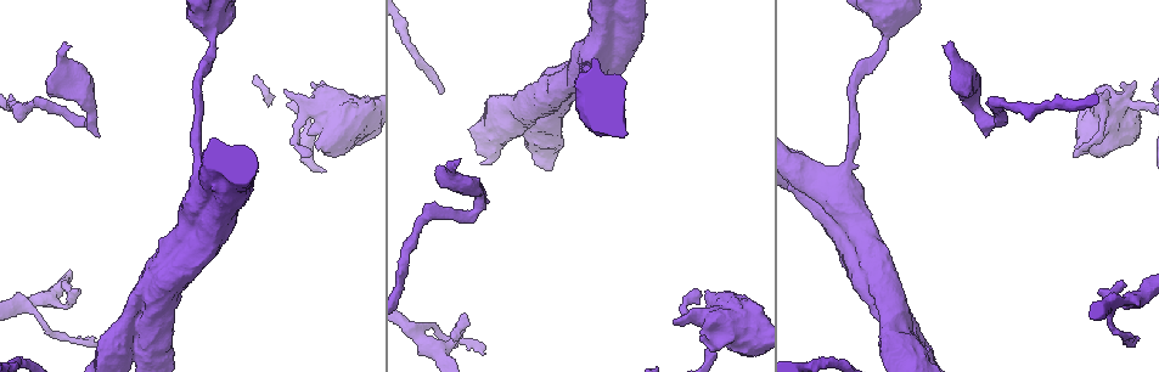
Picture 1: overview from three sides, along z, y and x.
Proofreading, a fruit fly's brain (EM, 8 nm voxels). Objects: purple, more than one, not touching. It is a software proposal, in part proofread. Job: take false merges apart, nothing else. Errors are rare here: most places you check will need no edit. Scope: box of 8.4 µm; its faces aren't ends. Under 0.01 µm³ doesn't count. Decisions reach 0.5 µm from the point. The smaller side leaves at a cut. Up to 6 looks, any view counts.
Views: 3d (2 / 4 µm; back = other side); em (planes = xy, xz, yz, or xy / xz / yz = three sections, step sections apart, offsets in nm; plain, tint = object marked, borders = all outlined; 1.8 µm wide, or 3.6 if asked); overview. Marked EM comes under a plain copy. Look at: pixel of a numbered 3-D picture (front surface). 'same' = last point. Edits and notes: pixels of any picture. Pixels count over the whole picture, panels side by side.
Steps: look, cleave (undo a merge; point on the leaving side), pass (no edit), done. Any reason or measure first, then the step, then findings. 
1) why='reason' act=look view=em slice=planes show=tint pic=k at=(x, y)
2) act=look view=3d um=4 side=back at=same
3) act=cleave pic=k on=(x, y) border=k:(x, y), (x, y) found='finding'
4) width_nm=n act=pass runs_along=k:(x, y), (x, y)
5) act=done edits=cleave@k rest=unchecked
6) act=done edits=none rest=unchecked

act=look view=em slice=xz step=4 show=tint pic=1 at=(481, 199)

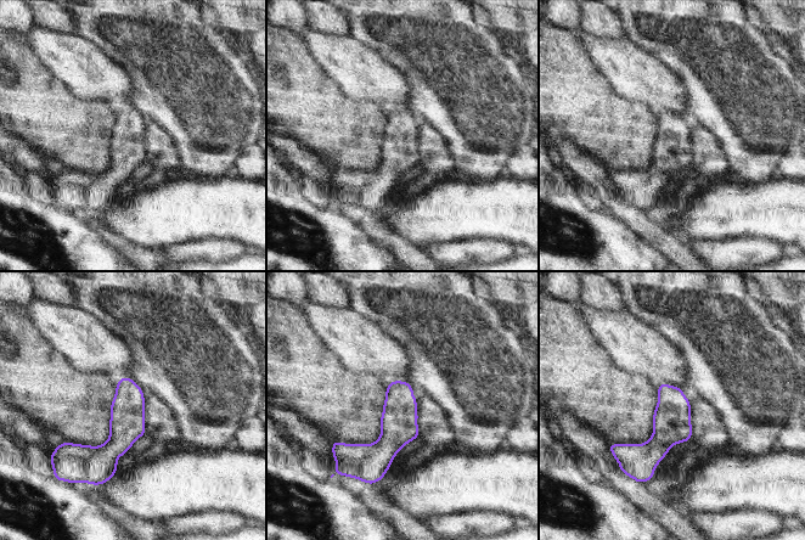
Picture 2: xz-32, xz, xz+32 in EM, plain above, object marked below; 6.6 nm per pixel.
act=look view=em slice=planes show=tint at=same

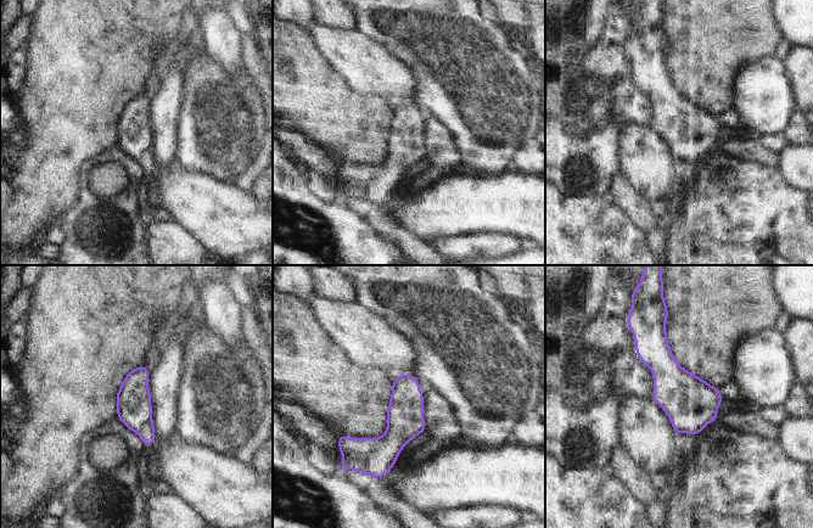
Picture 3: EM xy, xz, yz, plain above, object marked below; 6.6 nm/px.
act=pass runs_along=3:(407, 377), (405, 420), (383, 470) found='continuous, no second neuron'

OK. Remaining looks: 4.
why='thick turns thin' act=look view=em slice=planes show=tint pic=1 at=(711, 337)

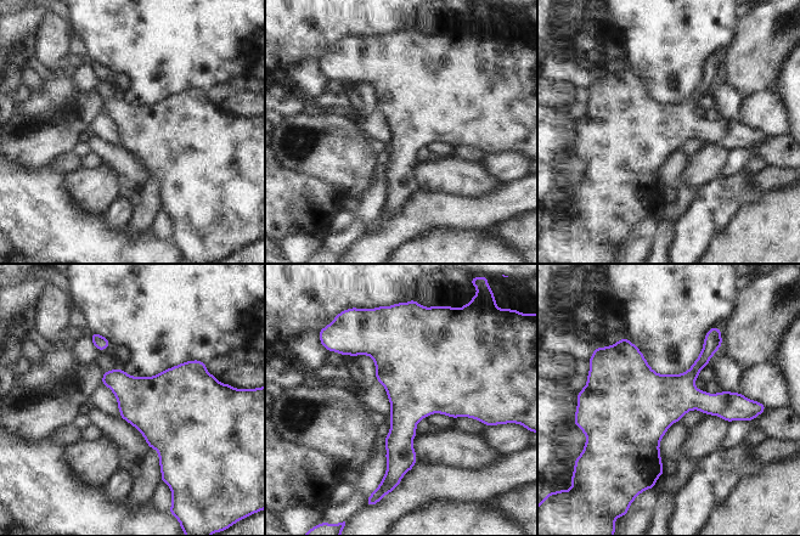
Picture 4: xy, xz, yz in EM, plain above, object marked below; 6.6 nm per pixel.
width_nm=380 act=pass found='continuous, no second neuron'

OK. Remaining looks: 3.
why='three-way junction' act=look view=3d um=2 pic=1 at=(48, 297)

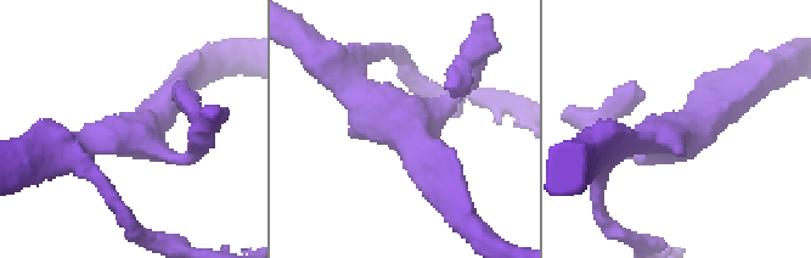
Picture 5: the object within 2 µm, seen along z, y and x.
arms=3 why='now the EM' act=look view=em slice=planes show=tint pic=5 at=(409, 133)

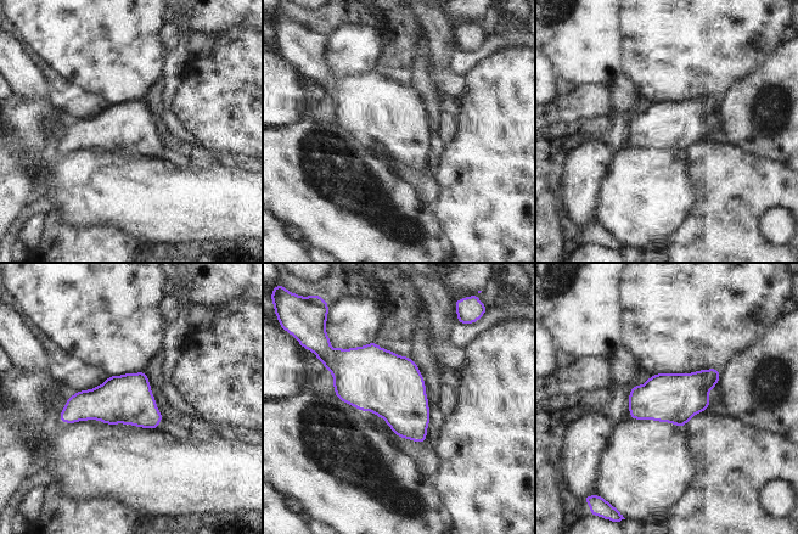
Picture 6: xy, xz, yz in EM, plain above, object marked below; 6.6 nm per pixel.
act=pass found='continuous, no second neuron'

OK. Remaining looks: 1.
act=done edits=none rest=unchecked

